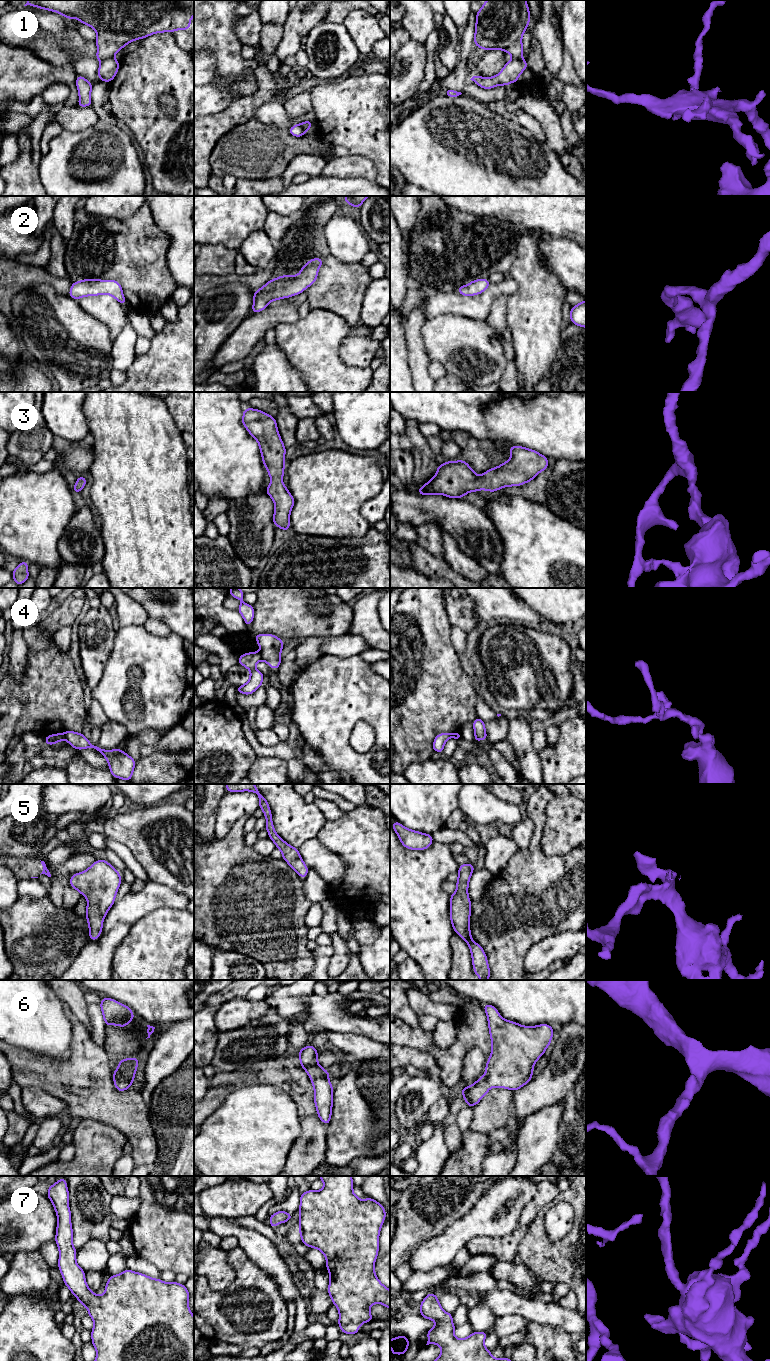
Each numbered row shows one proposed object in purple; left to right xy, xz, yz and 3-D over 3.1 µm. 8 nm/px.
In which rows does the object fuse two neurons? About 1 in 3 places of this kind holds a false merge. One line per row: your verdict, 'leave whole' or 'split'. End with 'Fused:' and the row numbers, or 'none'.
1: split
2: leave whole
3: leave whole
4: split
5: leave whole
6: leave whole
7: leave whole
Fused: 1, 4

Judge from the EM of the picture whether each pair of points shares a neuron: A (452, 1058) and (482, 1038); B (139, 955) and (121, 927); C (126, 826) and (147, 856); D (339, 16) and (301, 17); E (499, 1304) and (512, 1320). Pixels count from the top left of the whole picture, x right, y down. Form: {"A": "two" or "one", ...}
{"A": "one", "B": "two", "C": "one", "D": "two", "E": "two"}

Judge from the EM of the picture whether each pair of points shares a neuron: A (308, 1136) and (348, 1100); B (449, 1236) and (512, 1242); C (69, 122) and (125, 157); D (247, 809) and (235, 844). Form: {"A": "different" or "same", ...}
{"A": "different", "B": "different", "C": "different", "D": "different"}

